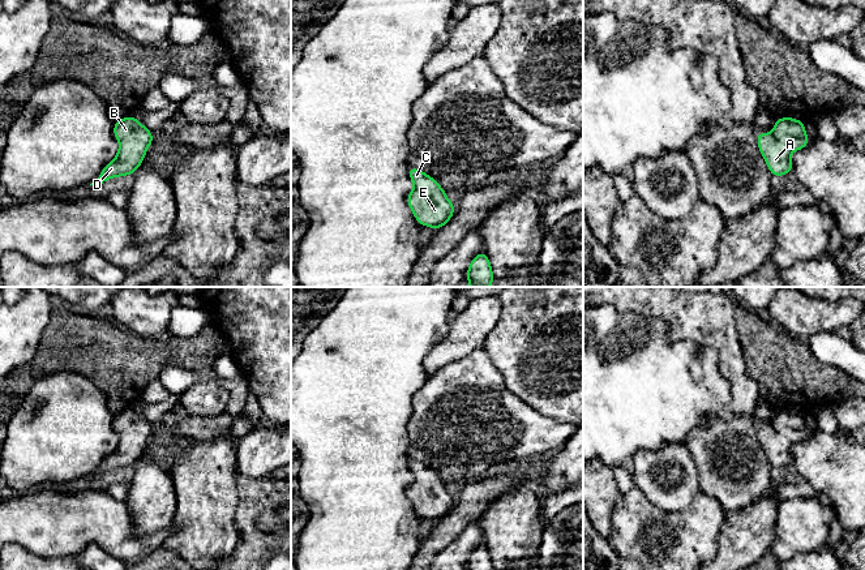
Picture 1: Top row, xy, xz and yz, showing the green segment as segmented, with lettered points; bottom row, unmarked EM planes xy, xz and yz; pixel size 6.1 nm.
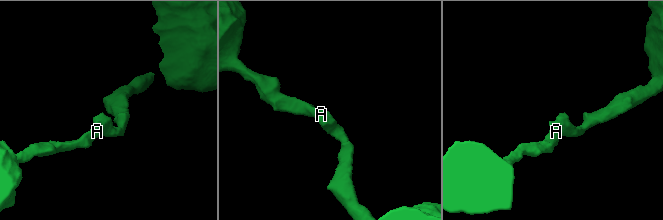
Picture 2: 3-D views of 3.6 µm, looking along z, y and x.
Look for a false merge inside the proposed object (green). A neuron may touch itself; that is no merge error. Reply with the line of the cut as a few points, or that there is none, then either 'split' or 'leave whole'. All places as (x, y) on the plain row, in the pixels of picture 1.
no cut; leave whole

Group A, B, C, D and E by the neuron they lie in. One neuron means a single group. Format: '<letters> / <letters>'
A B C D E

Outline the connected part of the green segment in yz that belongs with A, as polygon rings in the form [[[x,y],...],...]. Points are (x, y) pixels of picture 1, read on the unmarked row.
[[[780,410],[770,427],[757,425],[761,446],[772,468],[783,468],[793,463],[791,445],[809,437],[805,415],[793,410]]]

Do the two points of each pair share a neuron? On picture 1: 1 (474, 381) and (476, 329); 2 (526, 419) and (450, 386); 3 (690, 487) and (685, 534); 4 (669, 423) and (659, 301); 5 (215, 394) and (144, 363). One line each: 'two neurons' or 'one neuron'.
1: two neurons
2: one neuron
3: two neurons
4: two neurons
5: two neurons

